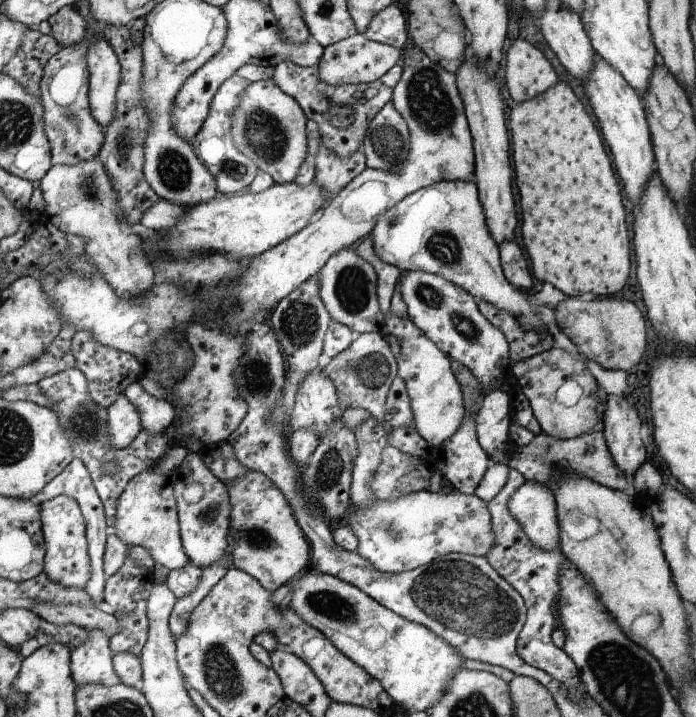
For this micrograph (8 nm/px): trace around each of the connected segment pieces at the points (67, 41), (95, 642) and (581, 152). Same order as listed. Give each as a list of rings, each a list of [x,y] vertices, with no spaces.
[[[73,5],[62,7],[47,21],[51,26],[50,34],[61,48],[79,45],[88,31],[88,22]]]
[[[101,630],[89,631],[89,639],[71,652],[71,673],[78,687],[86,685],[111,687],[120,683],[113,667],[113,652],[109,647],[109,638]]]
[[[560,81],[538,98],[534,97],[532,102],[524,101],[514,106],[511,122],[512,158],[516,158],[516,186],[520,210],[524,214],[522,240],[531,256],[536,278],[542,283],[550,282],[567,297],[582,294],[582,298],[599,298],[616,294],[626,284],[630,272],[630,236],[622,188],[592,118],[586,114],[572,88]]]

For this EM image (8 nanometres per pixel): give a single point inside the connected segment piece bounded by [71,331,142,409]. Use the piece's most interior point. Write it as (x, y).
(109, 372)

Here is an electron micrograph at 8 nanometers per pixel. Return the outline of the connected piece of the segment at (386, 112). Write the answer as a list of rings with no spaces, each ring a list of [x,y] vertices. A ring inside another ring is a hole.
[[[392,101],[370,120],[361,148],[370,168],[402,169],[409,157],[410,130]]]

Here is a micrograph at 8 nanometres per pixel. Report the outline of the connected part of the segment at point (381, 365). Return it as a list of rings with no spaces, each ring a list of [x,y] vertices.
[[[379,332],[361,333],[361,335],[338,356],[331,358],[319,371],[331,378],[335,384],[338,401],[347,408],[366,409],[388,433],[393,429],[386,422],[387,394],[392,381],[398,376],[398,360],[388,342]]]

